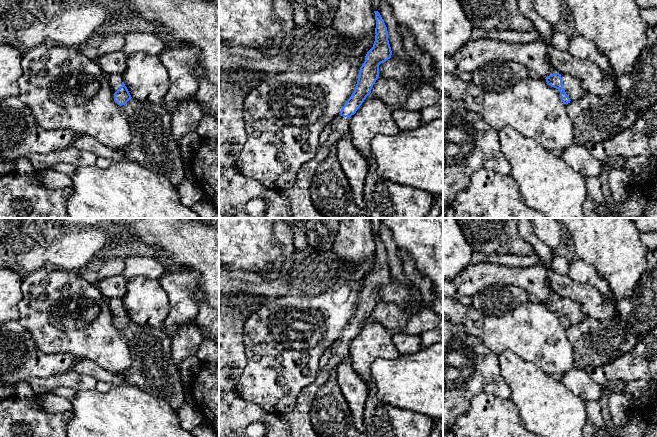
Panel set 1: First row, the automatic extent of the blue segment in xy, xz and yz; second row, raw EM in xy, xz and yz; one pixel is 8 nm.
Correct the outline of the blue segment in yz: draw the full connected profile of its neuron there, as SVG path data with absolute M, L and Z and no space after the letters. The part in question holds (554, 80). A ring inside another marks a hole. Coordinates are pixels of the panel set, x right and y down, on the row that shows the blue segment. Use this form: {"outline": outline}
{"outline": "M554 73L545 79L548 85L560 92L561 101L564 104L579 99L587 92L583 88L582 82L569 74Z"}

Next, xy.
{"outline": "M110 74L108 79L114 92L114 101L120 106L125 105L132 97L123 82L123 75Z"}

